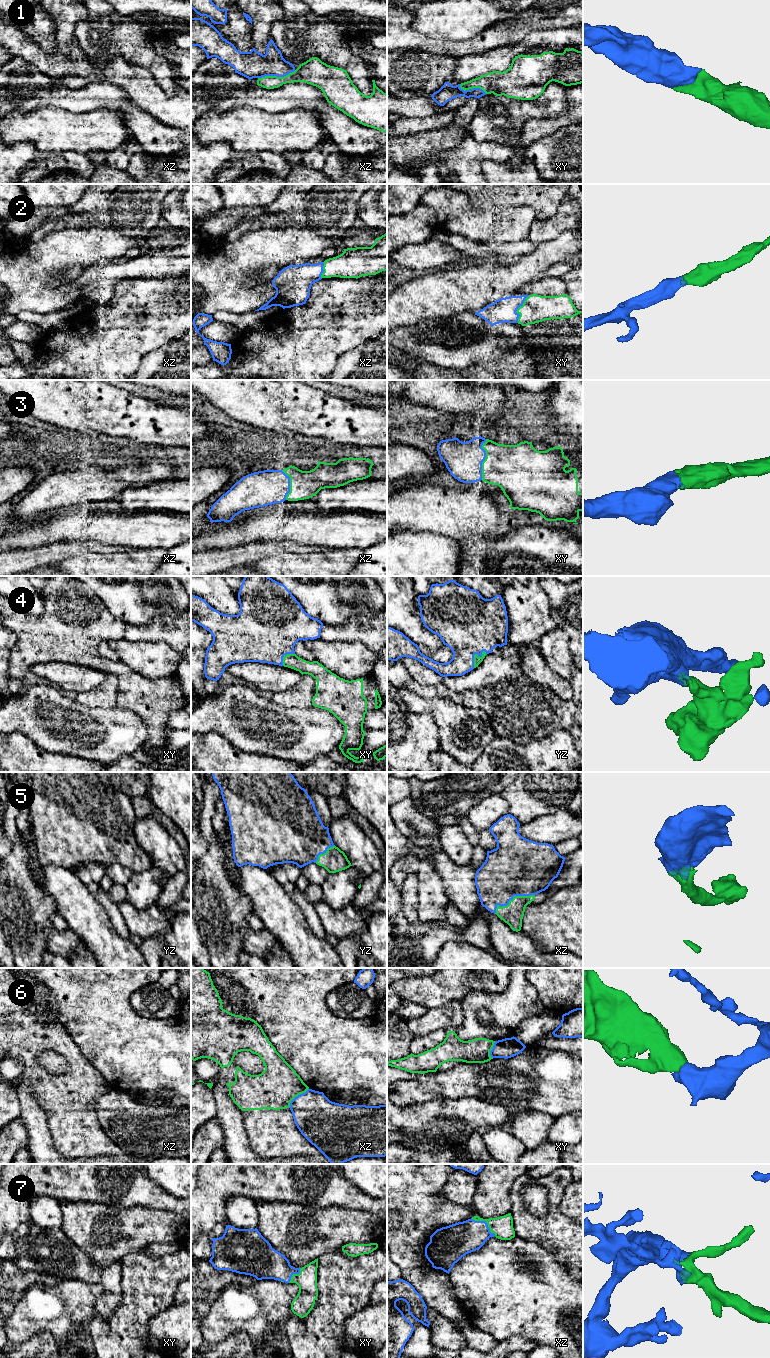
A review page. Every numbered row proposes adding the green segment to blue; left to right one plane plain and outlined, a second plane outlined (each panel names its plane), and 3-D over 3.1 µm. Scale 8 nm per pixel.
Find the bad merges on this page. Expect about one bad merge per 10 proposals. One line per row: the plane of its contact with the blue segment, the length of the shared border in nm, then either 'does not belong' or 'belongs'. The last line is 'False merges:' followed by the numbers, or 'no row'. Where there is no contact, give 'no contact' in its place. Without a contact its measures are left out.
1: xz | 320 nm | belongs
2: xy | 240 nm | belongs
3: xy | 340 nm | belongs
4: yz | 170 nm | belongs
5: xz | 360 nm | belongs
6: xz | 220 nm | does not belong
7: xz | 240 nm | belongs
False merges: 6

